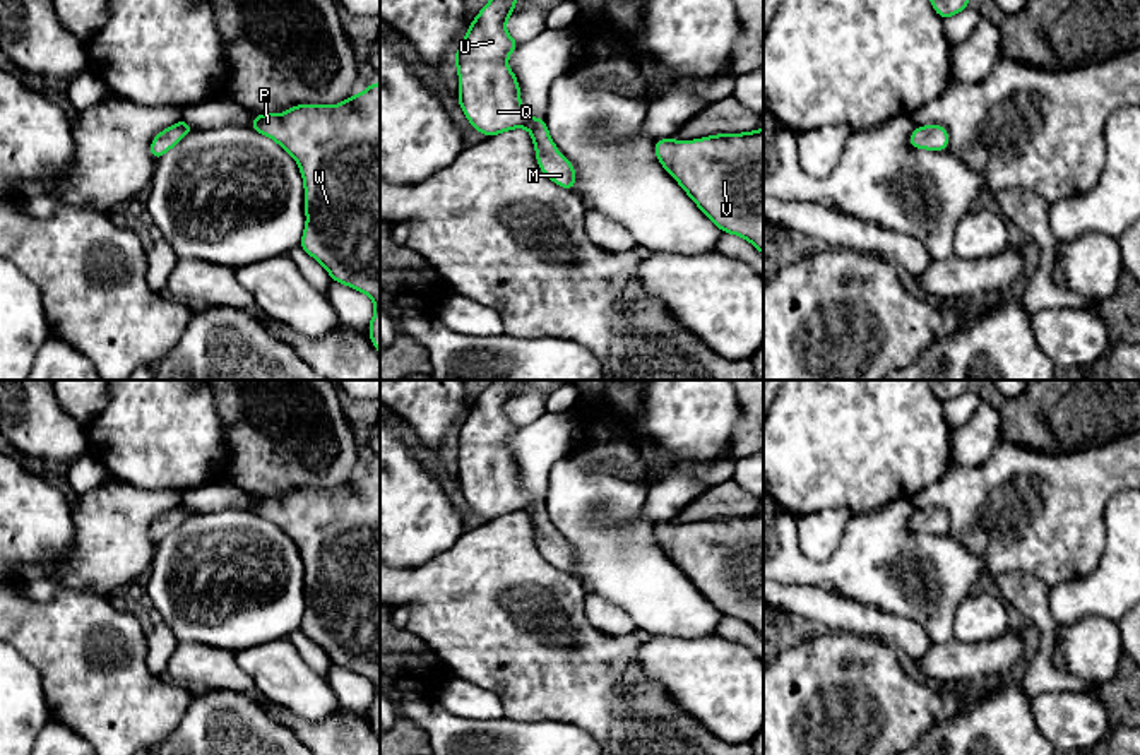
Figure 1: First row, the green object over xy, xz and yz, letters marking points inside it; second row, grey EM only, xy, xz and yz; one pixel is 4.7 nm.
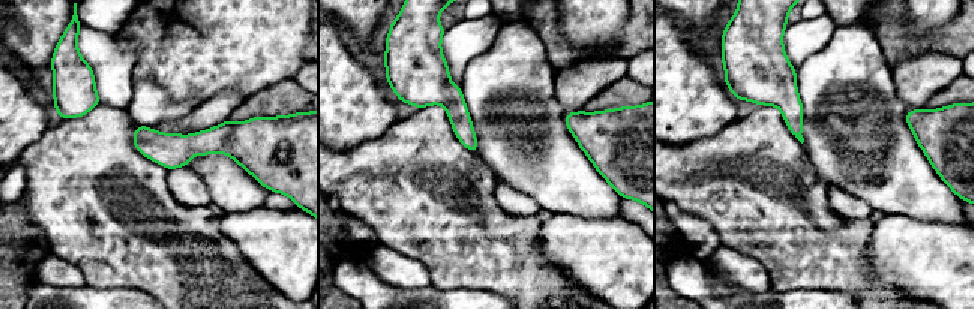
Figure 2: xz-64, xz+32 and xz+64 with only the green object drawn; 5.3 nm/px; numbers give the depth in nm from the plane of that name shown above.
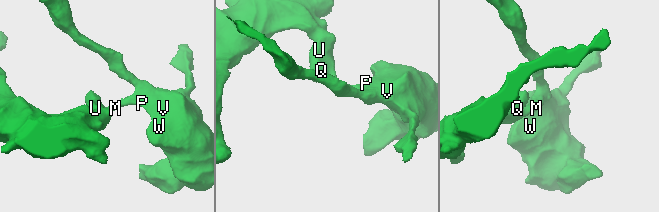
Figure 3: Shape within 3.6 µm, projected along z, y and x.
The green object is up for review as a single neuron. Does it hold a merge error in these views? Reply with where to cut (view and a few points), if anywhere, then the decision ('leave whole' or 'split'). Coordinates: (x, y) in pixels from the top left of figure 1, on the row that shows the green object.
no cut | leave whole

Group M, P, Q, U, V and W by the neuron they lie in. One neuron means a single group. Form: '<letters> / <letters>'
M P Q U V W

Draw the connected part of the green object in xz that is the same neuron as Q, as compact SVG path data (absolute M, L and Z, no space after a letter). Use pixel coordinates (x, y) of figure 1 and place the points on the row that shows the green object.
M490 0L471 22L459 50L459 106L471 127L488 137L510 128L531 132L539 169L556 185L575 188L575 166L549 137L546 118L532 118L520 104L520 87L507 58L519 43L505 24L517 0Z

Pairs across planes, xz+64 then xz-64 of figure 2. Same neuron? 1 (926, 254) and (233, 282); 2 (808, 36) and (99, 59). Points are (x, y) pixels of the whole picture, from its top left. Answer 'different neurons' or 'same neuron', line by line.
1: different neurons
2: same neuron

